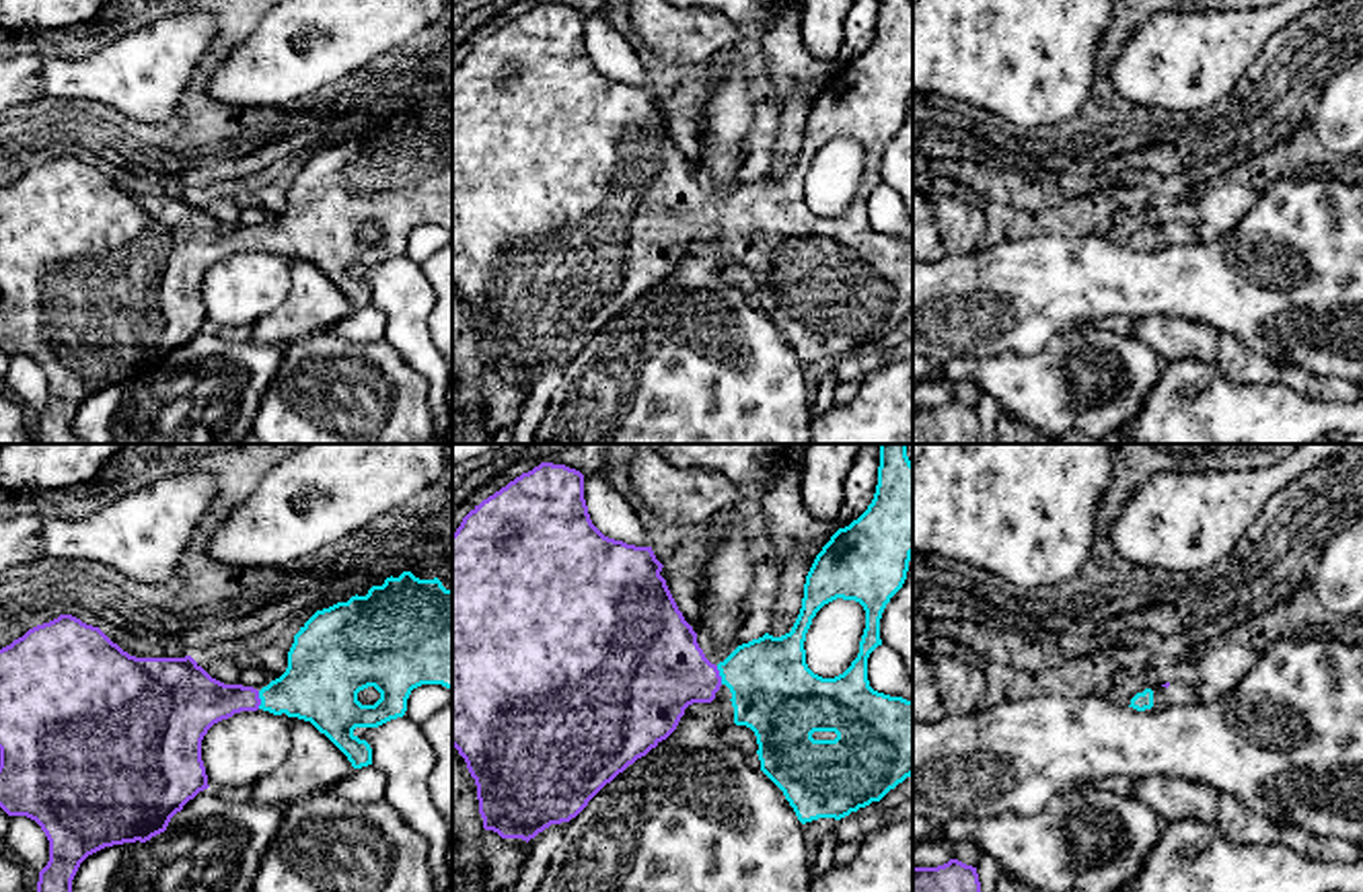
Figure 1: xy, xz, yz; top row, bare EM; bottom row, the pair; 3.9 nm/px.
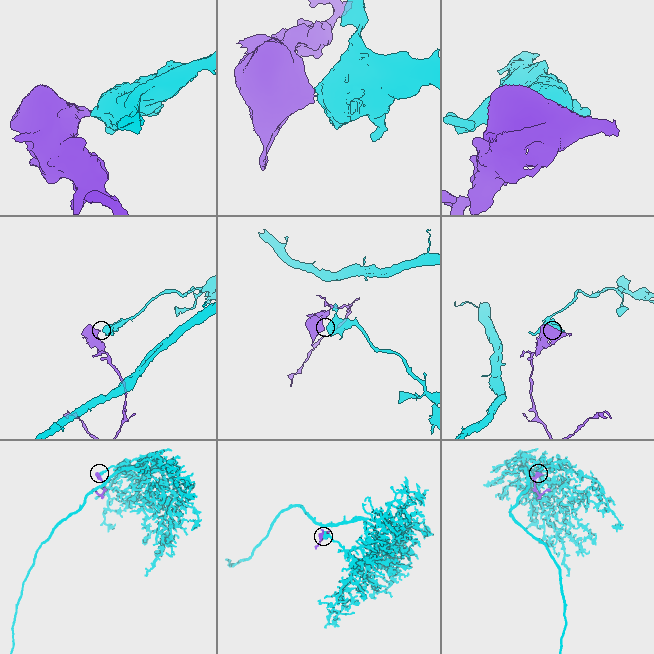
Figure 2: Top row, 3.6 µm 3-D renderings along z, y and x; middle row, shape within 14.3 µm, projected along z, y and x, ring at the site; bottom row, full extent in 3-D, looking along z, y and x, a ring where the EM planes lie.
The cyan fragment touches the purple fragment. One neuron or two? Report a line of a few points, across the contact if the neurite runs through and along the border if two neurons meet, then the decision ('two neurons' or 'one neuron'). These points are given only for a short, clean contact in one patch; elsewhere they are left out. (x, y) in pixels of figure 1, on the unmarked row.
line xy (321, 222), (299, 233), (260, 237), (196, 241); one neuron

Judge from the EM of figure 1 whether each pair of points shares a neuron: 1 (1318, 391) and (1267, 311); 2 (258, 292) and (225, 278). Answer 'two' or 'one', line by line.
1: two
2: one

